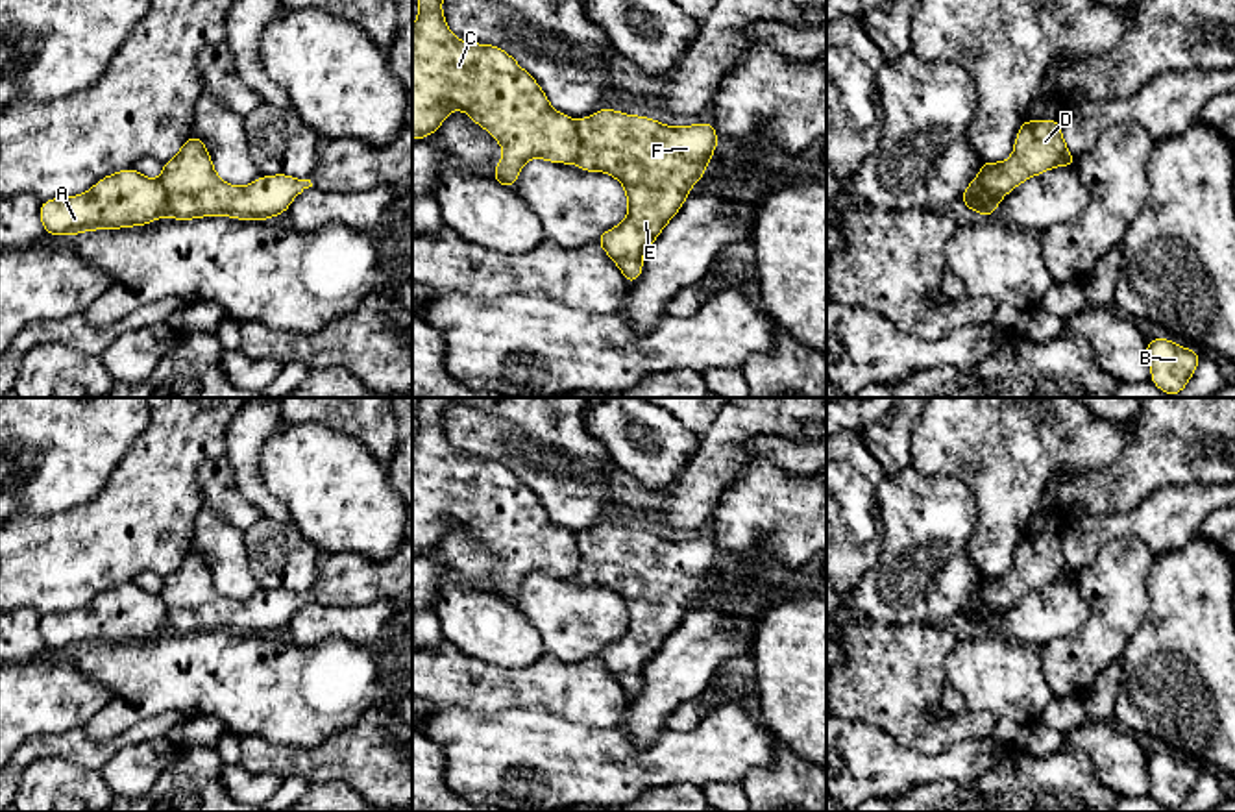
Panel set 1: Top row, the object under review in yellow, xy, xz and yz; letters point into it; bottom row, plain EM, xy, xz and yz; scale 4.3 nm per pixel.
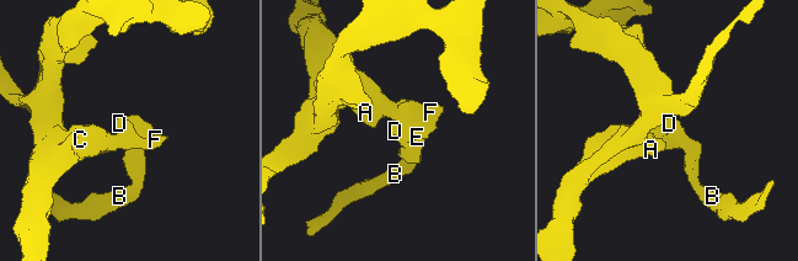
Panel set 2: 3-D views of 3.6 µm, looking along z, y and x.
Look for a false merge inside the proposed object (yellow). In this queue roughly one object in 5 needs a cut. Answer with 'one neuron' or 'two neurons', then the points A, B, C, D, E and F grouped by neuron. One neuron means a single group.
two neurons | A C / B D E F

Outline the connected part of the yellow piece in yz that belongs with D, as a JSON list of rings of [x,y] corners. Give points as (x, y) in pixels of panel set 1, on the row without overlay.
[[[1059,533],[1026,535],[1015,551],[1013,570],[1002,577],[982,575],[980,588],[963,605],[965,614],[976,614],[982,605],[995,610],[995,621],[1022,596],[1054,581],[1076,581],[1067,564]]]

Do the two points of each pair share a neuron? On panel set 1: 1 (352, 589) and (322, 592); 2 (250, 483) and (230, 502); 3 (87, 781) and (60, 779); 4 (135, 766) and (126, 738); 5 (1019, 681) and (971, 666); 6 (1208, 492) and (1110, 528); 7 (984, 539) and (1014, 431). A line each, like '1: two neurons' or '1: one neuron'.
1: one neuron
2: two neurons
3: one neuron
4: two neurons
5: one neuron
6: one neuron
7: one neuron

